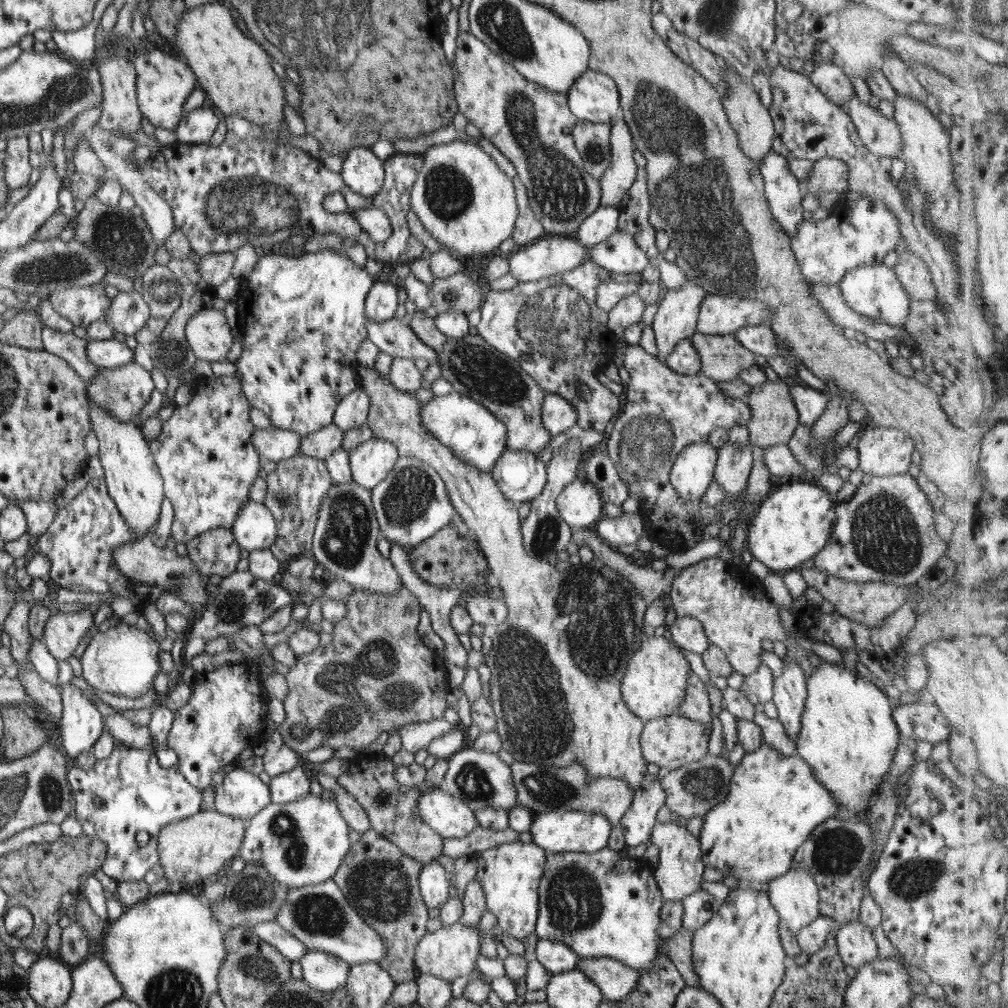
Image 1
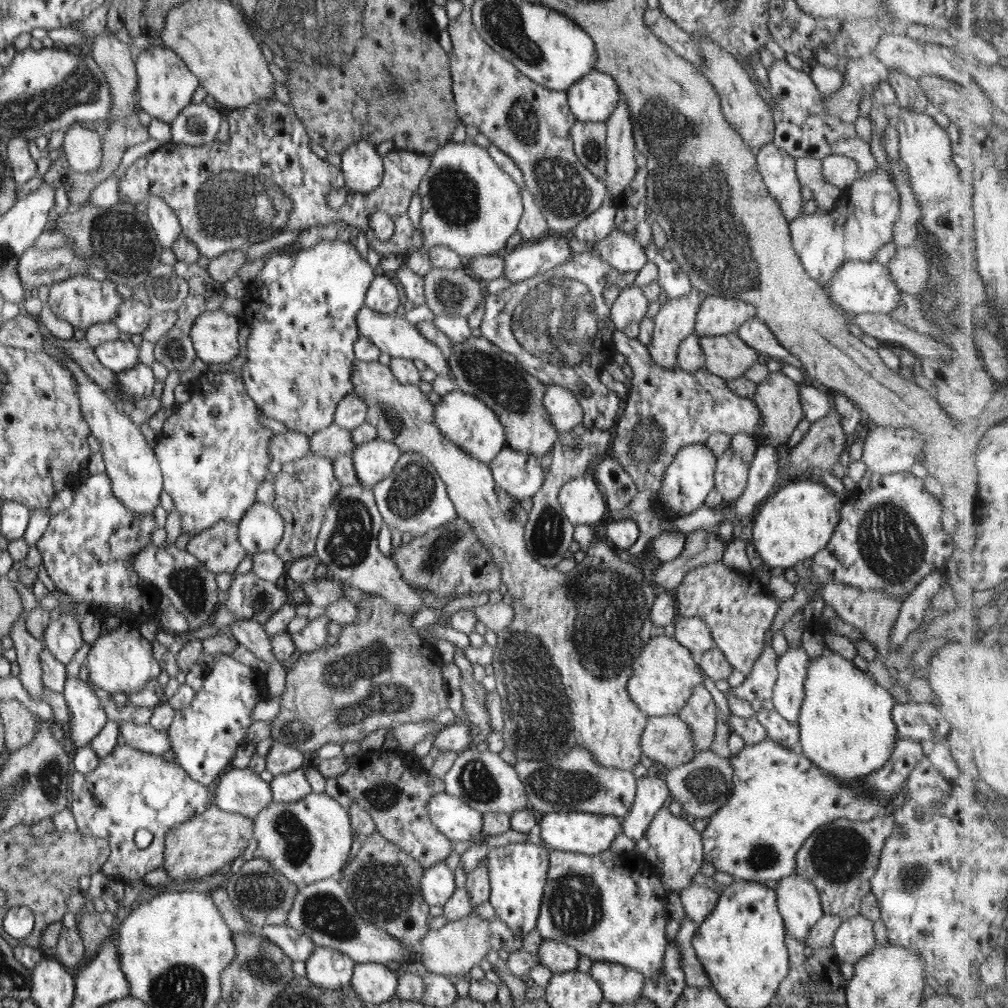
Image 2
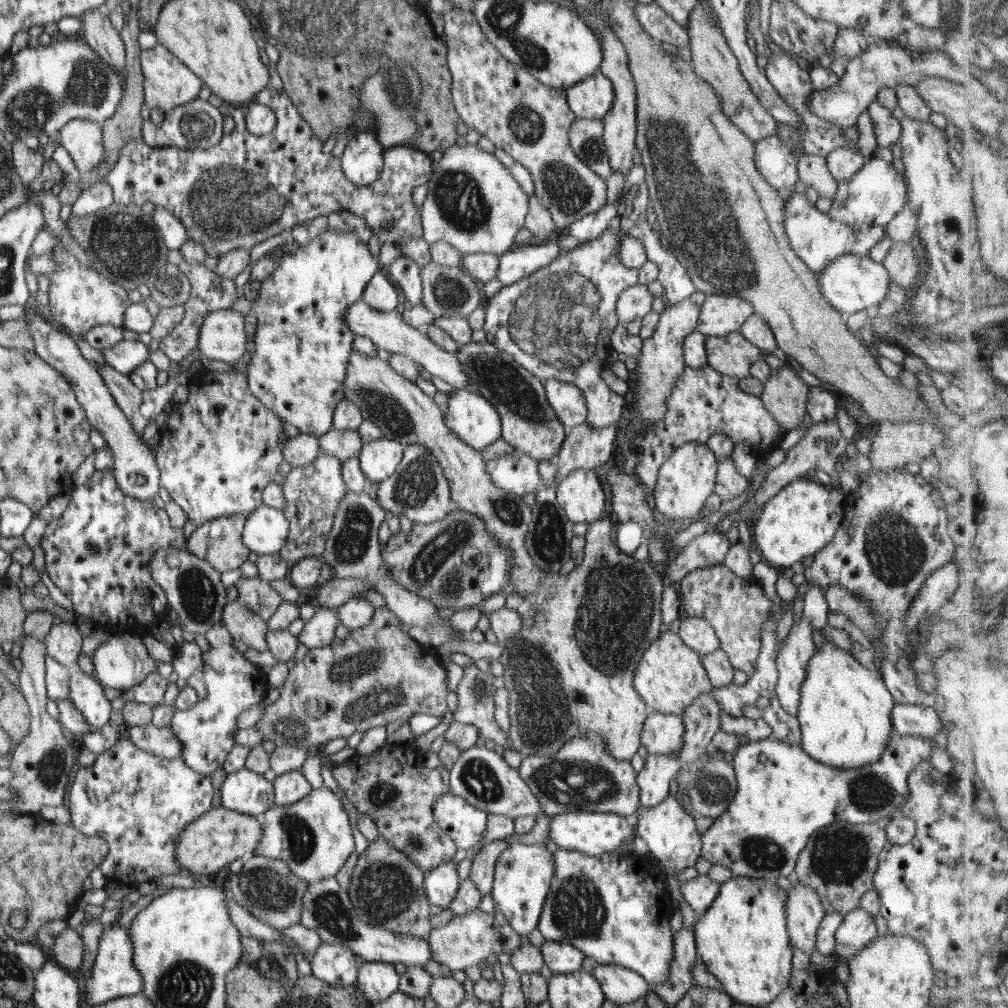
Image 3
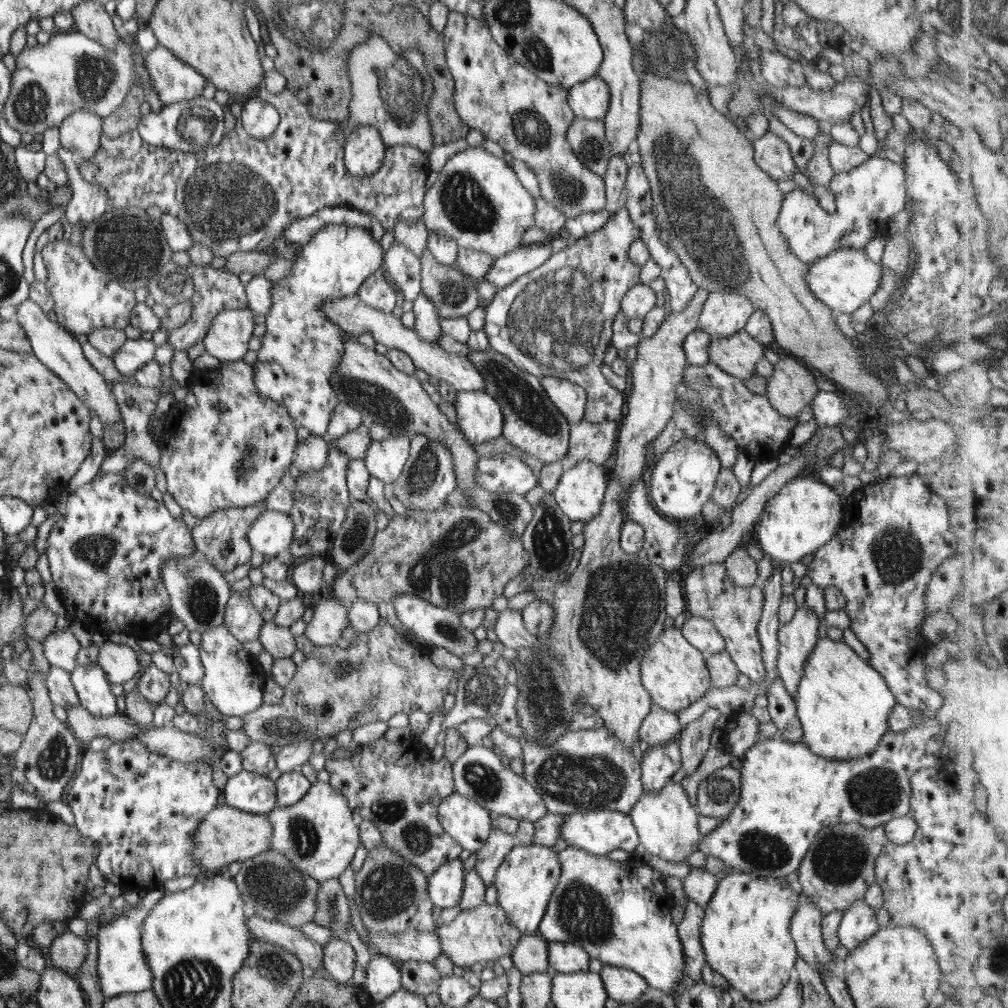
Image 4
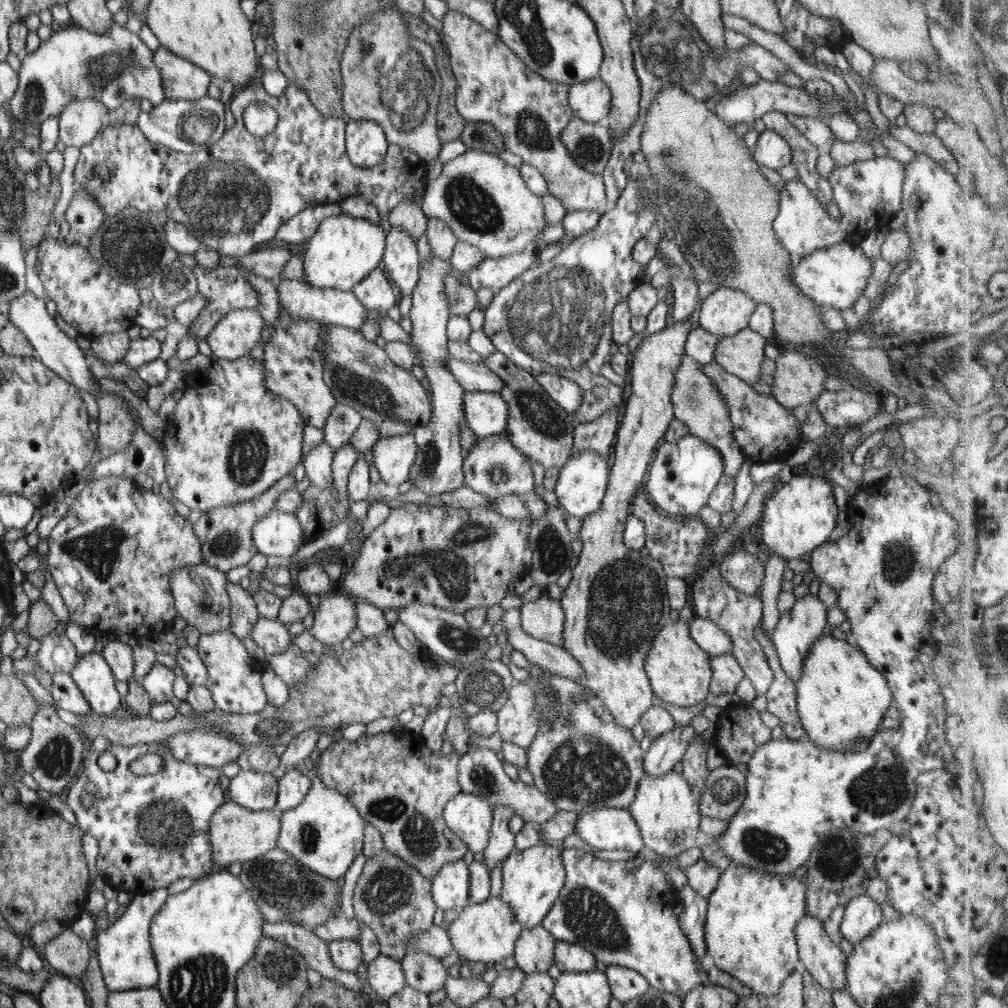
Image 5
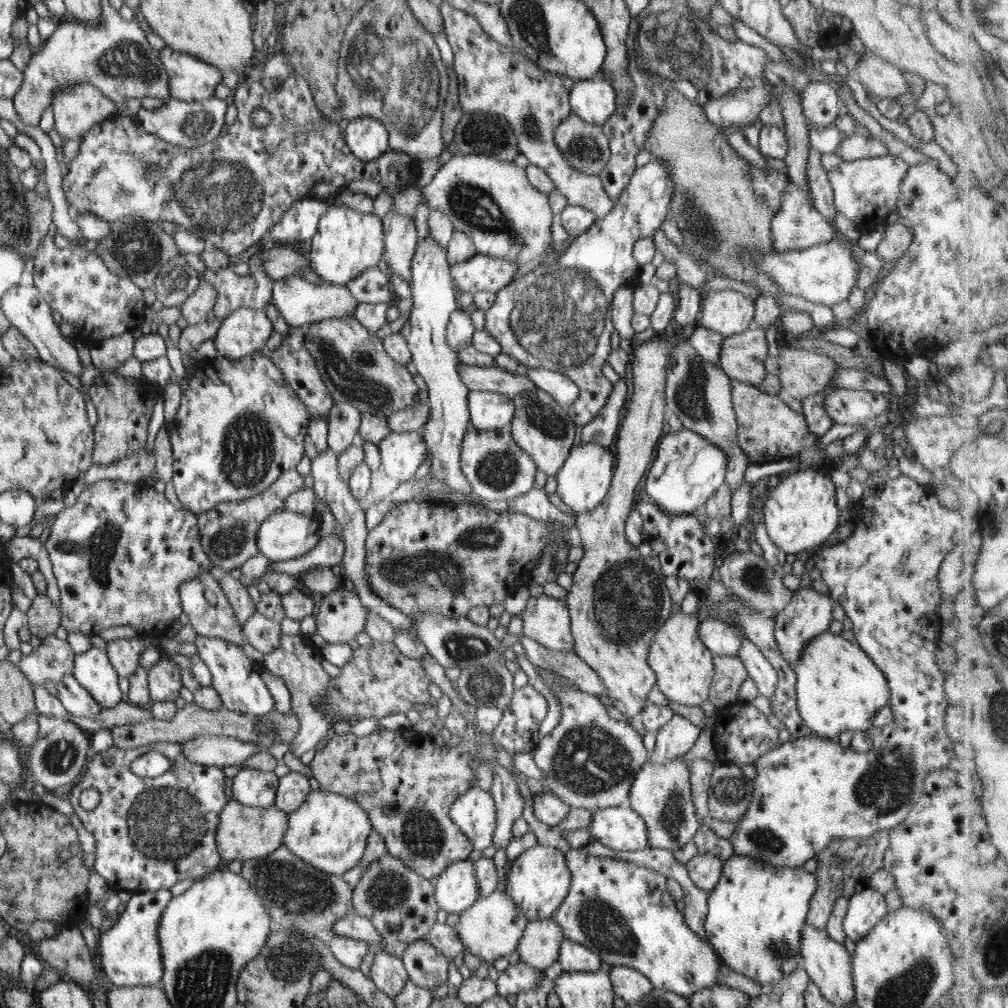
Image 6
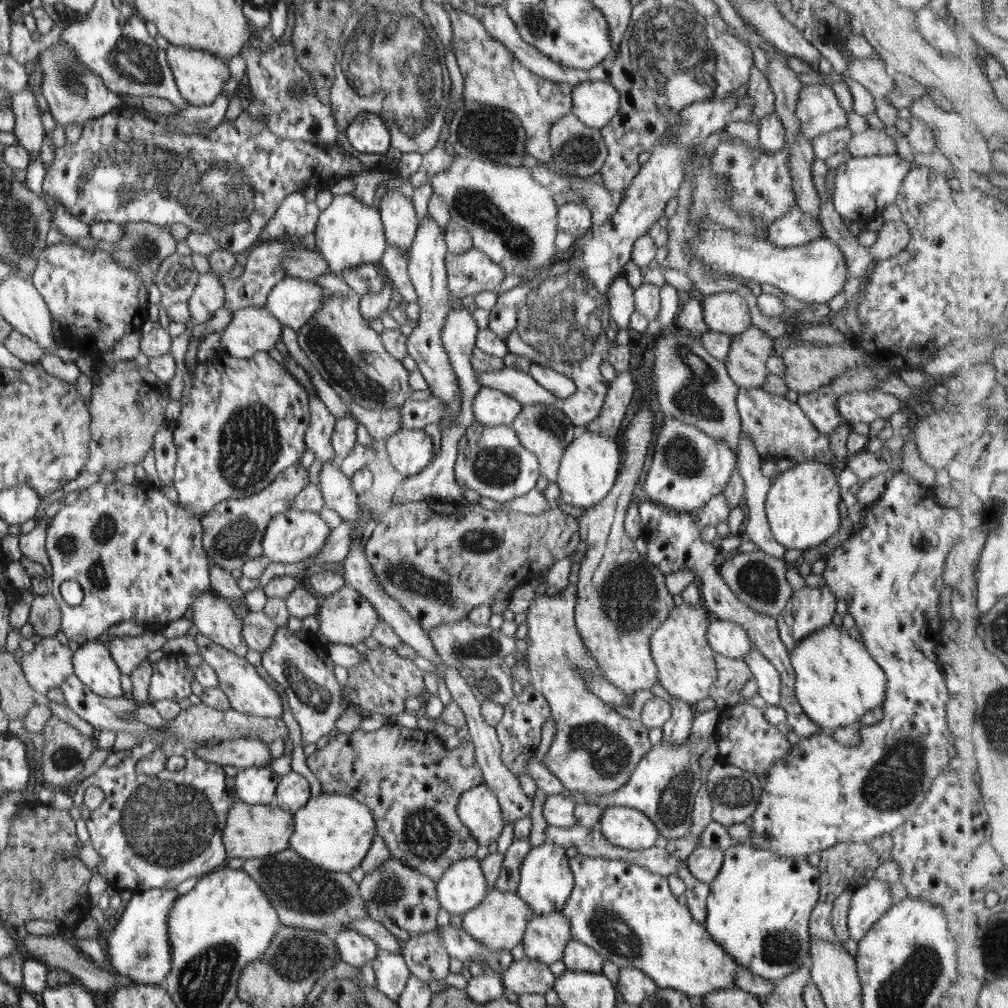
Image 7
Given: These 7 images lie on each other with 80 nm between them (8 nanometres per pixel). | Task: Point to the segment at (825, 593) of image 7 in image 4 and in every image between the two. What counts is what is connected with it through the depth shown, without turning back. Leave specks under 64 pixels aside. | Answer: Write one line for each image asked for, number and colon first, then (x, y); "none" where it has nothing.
4: (797, 638)
5: (798, 628)
6: (808, 614)

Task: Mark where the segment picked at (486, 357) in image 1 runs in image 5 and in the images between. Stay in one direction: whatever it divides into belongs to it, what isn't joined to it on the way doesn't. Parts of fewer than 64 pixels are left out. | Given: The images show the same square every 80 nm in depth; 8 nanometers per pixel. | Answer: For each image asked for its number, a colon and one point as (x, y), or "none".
2: (477, 367)
3: (529, 424)
4: (531, 421)
5: (543, 431)

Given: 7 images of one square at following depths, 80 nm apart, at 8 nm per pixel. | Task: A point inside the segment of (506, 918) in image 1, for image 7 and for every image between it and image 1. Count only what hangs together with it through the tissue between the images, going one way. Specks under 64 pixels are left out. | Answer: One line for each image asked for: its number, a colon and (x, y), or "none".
2: (518, 872)
3: (522, 877)
4: (525, 881)
5: (532, 880)
6: (539, 880)
7: (546, 880)

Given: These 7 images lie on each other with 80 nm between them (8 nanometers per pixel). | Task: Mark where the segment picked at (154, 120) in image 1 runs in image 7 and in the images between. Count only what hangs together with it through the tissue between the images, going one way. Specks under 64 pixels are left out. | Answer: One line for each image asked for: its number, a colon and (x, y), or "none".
2: (165, 85)
3: (168, 82)
4: (174, 80)
5: (182, 80)
6: (190, 79)
7: (199, 75)

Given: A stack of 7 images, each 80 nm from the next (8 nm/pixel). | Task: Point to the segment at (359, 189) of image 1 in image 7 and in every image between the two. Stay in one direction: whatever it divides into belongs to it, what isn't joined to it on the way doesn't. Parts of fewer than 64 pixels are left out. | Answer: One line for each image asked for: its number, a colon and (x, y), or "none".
2: (362, 166)
3: (362, 160)
4: (364, 149)
5: (365, 141)
6: (367, 138)
7: (368, 133)

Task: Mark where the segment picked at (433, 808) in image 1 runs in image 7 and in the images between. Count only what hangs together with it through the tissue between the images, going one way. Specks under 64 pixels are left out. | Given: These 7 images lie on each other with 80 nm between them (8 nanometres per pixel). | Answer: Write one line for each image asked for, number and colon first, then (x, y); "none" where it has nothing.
2: (460, 822)
3: (465, 824)
4: (469, 824)
5: (468, 816)
6: (474, 812)
7: (478, 808)

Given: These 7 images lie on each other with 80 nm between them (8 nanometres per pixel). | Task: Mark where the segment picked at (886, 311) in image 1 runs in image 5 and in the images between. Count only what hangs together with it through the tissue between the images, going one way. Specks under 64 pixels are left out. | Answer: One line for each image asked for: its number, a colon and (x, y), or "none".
2: (867, 289)
3: (850, 283)
4: (845, 280)
5: (834, 278)

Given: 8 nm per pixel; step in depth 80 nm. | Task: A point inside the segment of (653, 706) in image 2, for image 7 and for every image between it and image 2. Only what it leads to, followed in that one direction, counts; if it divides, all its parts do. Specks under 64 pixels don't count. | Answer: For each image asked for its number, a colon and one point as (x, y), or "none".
3: (669, 677)
4: (674, 672)
5: (680, 672)
6: (684, 669)
7: (685, 661)

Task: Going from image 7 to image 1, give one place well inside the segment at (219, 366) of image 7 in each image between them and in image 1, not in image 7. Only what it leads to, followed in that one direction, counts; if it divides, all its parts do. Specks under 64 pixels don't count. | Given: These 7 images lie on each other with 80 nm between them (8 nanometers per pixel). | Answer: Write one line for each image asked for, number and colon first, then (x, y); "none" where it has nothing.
1: (205, 454)
2: (213, 453)
3: (226, 451)
4: (224, 446)
5: (229, 439)
6: (238, 428)

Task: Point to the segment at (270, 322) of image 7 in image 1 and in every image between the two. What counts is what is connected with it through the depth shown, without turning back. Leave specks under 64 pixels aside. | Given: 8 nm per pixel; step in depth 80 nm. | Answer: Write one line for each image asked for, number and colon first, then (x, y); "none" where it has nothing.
1: (209, 334)
2: (214, 335)
3: (222, 336)
4: (227, 339)
5: (239, 330)
6: (245, 331)

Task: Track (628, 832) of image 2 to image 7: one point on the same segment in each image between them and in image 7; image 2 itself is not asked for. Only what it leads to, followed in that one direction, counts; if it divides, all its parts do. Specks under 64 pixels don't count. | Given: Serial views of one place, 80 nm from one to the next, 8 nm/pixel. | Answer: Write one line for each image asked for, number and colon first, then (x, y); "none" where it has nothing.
3: (653, 781)
4: (659, 765)
5: (666, 752)
6: (678, 736)
7: (676, 731)

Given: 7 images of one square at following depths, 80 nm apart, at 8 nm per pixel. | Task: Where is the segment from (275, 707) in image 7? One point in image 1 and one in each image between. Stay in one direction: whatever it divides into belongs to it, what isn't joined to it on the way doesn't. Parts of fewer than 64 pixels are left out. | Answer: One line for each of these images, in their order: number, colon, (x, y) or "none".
1: (224, 716)
2: (204, 736)
3: (233, 684)
4: (233, 680)
5: (234, 678)
6: (235, 676)

